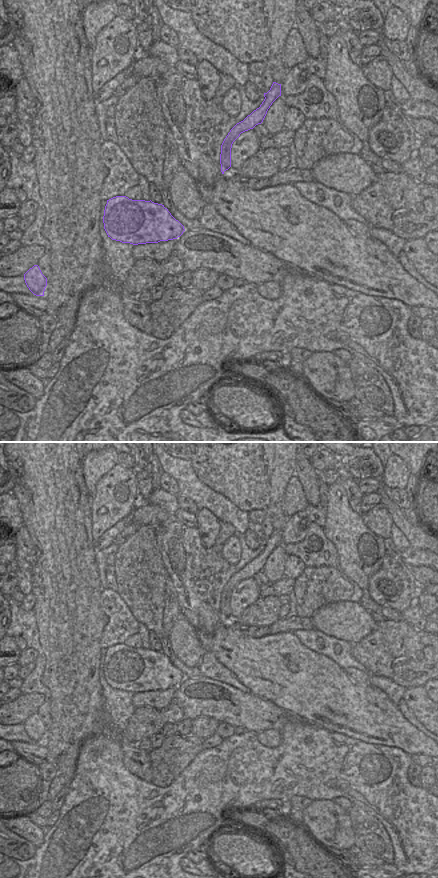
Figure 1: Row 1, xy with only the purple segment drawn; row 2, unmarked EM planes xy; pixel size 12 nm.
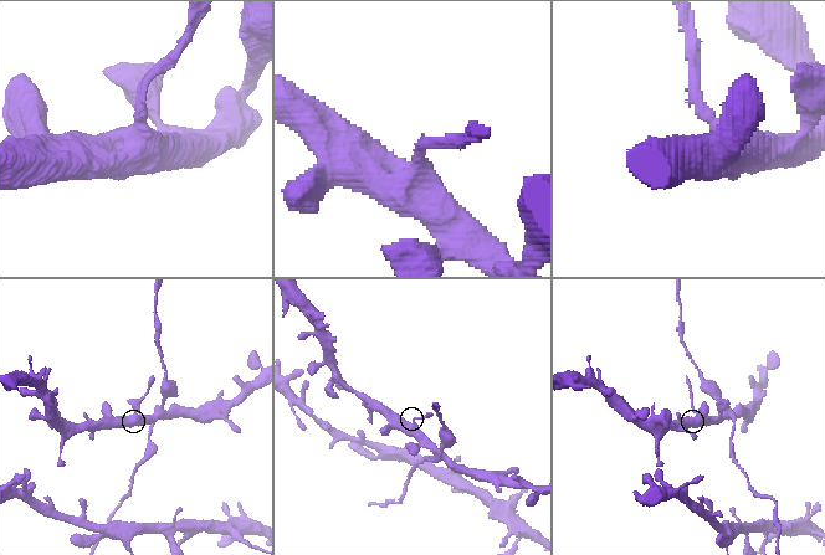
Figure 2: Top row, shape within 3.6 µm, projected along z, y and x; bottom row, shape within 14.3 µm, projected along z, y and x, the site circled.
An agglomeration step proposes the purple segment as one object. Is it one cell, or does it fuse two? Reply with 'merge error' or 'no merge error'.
no merge error

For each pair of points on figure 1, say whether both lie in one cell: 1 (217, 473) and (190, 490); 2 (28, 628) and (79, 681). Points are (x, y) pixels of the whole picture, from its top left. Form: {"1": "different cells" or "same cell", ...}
{"1": "different cells", "2": "different cells"}

